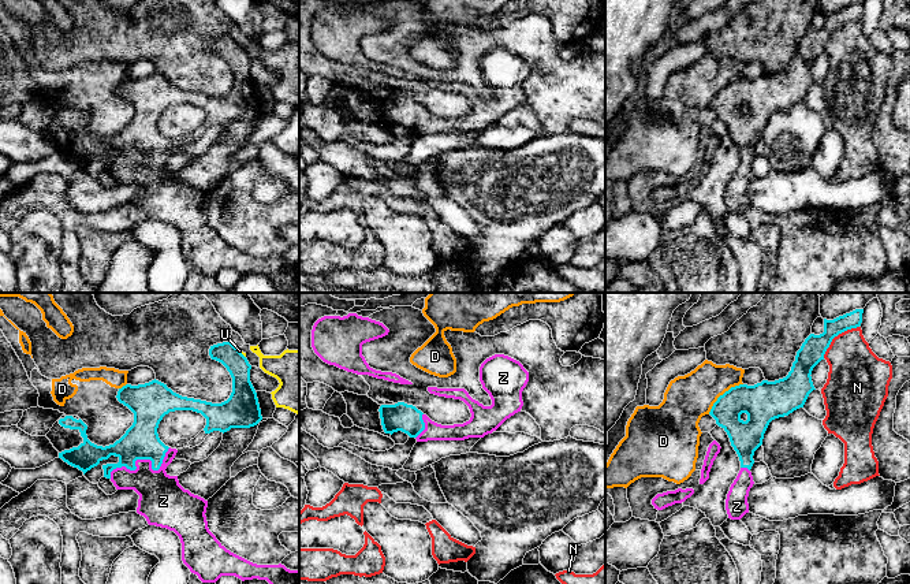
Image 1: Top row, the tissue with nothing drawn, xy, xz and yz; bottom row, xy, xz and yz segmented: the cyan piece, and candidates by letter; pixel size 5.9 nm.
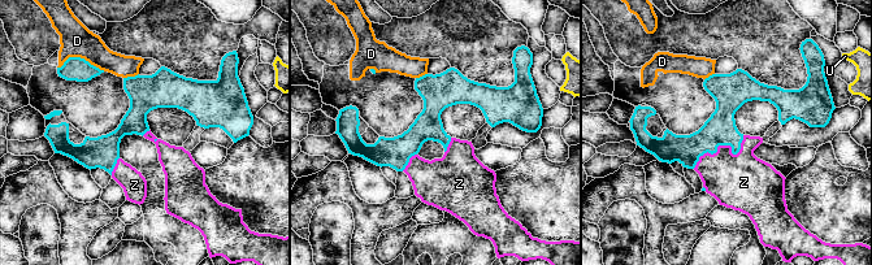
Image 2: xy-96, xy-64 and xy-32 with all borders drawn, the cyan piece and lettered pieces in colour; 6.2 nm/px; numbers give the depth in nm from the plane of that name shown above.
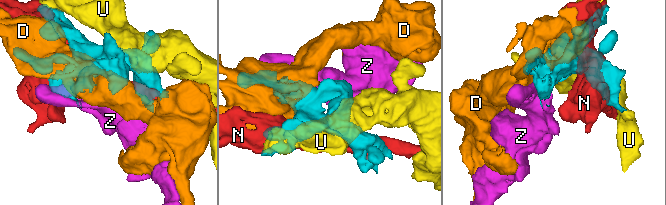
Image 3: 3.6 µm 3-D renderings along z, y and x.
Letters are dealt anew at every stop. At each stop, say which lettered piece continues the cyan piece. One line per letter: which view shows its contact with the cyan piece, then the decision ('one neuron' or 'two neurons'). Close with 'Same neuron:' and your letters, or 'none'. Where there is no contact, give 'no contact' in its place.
D: yz | two neurons
N: yz | two neurons
U: xy | two neurons
Z: xy | one neuron
Same neuron: Z

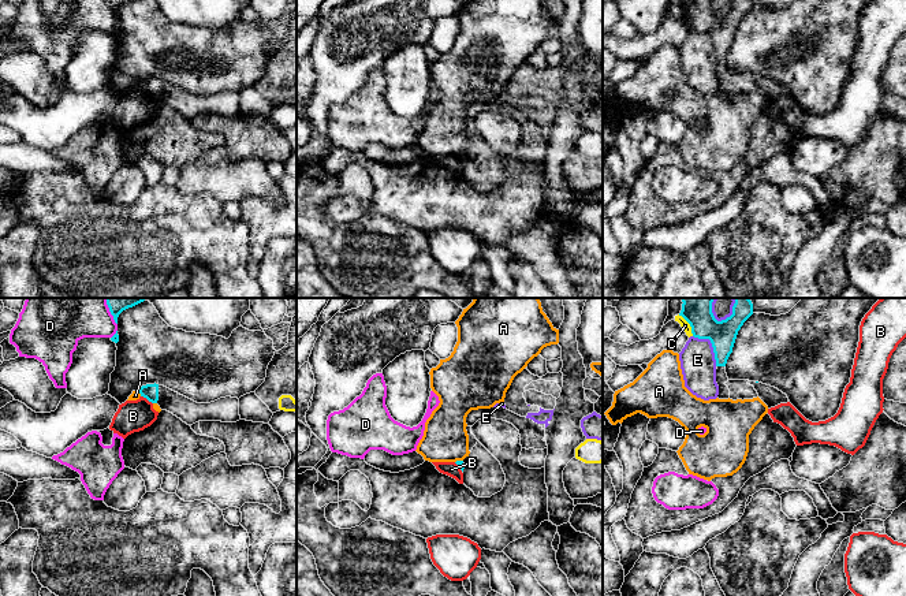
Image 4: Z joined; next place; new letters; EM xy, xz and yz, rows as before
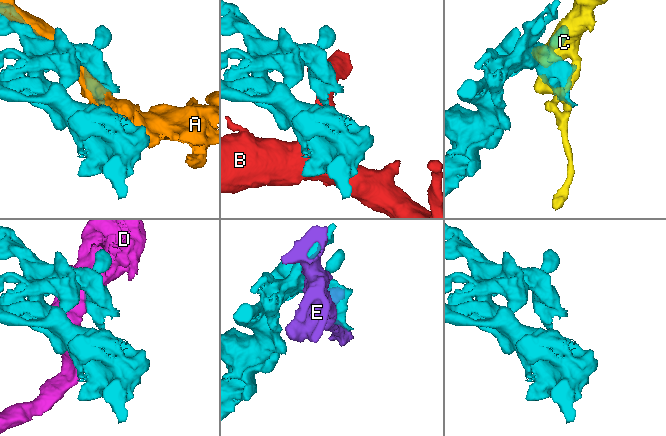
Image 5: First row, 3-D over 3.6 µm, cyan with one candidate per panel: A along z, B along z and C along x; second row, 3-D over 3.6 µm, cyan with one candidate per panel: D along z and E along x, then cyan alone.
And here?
A: xz | two neurons
B: xy | two neurons
C: yz | two neurons
D: xy | two neurons
E: yz | two neurons
Same neuron: none

